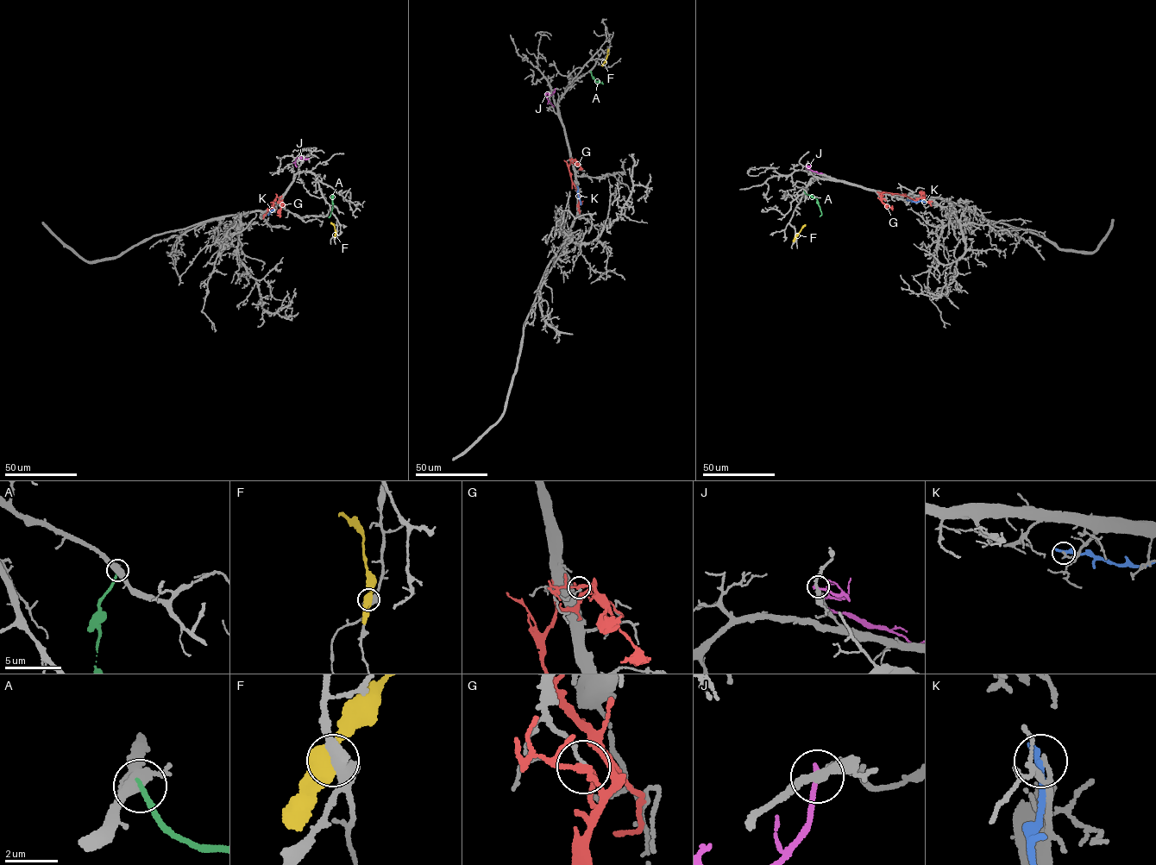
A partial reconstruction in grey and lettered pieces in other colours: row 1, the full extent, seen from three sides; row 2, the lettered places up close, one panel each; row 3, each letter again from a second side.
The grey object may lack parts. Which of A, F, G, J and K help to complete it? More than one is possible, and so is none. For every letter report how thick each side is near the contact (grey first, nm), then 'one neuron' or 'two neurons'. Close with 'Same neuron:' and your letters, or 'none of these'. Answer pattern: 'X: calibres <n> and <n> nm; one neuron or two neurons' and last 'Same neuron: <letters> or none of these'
A: calibres 460 and 220 nm; two neurons
F: calibres 480 and 550 nm; two neurons
G: calibres 150 and 200 nm; two neurons
J: calibres 280 and 240 nm; two neurons
K: calibres 180 and 340 nm; two neurons
Same neuron: none of these

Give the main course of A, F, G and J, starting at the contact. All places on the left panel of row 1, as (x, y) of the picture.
A: (335, 190), (329, 217)
F: (336, 235), (331, 222)
G: (280, 203), (279, 197), (275, 197), (271, 210), (267, 211), (263, 219)
J: (308, 159), (297, 158), (296, 166)

